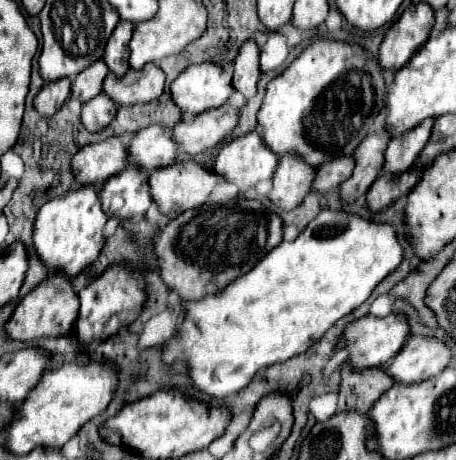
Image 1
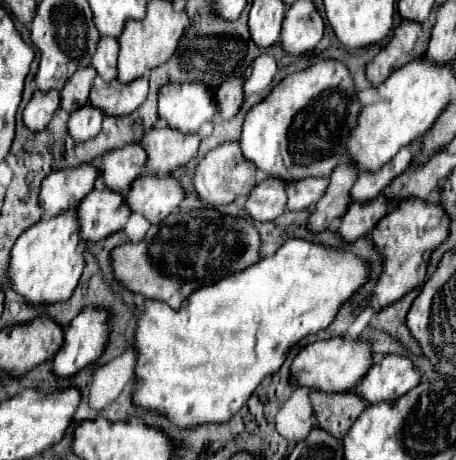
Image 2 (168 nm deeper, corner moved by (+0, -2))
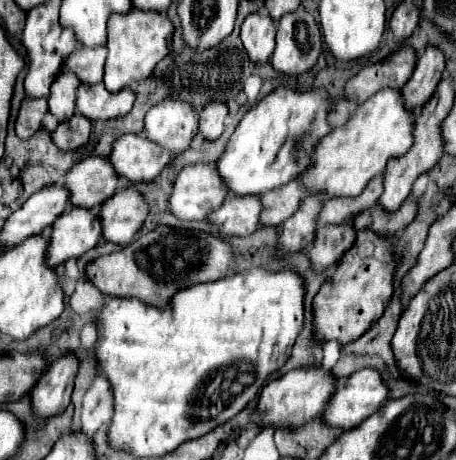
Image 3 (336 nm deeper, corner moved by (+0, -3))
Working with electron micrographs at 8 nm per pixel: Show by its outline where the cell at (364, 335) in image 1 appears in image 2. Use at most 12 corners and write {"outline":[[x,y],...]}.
{"outline":[[344,338],[308,344],[290,382],[324,394],[350,392],[372,348]]}

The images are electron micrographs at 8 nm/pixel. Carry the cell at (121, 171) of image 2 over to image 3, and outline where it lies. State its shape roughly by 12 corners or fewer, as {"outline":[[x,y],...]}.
{"outline":[[90,155],[64,181],[70,203],[98,209],[116,193],[108,157]]}

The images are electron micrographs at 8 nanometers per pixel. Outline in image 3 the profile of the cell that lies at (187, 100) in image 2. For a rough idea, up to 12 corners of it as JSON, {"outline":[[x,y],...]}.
{"outline":[[166,97],[144,119],[144,135],[172,155],[198,133],[198,111]]}

